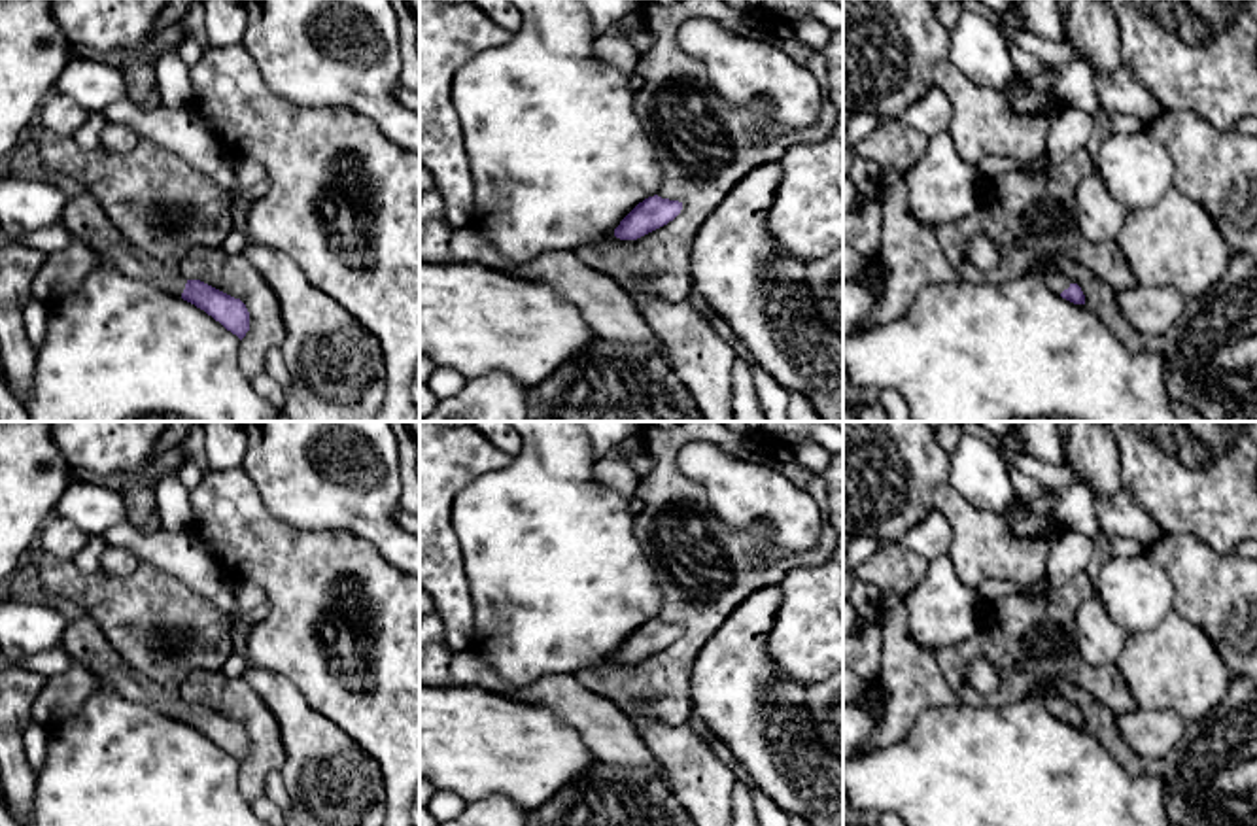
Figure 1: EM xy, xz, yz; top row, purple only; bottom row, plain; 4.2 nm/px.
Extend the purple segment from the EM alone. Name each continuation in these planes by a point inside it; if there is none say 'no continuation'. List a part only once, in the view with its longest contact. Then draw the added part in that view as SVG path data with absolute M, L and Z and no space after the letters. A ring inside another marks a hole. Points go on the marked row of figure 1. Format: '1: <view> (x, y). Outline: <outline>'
1: yz (1053, 278). Outline: M1049 268L1045 274L1043 274L1043 280L1045 284L1057 293L1060 295L1064 289L1068 289L1072 282L1066 274L1055 270L1055 268Z

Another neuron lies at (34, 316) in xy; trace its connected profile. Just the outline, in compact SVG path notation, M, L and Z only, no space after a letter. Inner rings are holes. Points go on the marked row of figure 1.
M30 297L23 310L23 323L28 342L38 350L45 342L47 335L49 304Z

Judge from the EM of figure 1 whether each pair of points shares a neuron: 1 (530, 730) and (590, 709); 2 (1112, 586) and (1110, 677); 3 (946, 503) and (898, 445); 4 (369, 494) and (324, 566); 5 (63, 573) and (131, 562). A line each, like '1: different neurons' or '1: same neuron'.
1: different neurons
2: different neurons
3: different neurons
4: different neurons
5: different neurons

